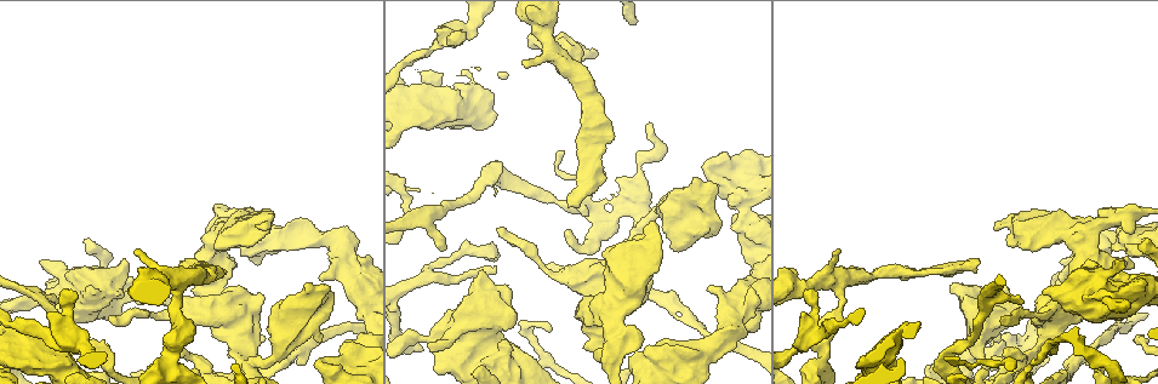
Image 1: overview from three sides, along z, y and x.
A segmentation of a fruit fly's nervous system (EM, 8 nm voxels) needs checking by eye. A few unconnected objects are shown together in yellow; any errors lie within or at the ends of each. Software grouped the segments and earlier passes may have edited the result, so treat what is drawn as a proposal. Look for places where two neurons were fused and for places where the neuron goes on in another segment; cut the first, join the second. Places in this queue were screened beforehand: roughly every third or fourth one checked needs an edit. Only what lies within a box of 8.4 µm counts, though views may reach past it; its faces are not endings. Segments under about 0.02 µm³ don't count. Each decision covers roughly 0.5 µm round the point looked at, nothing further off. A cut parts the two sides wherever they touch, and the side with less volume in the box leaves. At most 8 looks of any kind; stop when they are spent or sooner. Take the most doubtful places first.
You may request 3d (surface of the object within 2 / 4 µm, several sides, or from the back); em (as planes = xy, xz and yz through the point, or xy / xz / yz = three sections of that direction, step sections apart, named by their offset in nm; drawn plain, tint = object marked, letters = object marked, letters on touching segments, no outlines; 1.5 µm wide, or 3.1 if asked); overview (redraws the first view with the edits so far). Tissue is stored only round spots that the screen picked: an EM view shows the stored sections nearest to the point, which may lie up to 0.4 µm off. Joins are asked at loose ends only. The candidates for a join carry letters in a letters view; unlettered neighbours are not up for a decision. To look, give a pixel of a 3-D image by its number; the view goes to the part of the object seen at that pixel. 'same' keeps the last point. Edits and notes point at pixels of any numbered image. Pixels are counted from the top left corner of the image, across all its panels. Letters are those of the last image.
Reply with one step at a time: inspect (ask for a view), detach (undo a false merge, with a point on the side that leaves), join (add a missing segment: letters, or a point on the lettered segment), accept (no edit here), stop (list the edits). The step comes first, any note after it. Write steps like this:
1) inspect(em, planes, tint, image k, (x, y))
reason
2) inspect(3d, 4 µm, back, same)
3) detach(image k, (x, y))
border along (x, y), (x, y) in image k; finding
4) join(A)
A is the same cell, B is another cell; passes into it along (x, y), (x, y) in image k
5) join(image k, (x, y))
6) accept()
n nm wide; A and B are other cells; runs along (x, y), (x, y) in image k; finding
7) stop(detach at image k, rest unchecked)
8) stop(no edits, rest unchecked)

inspect(3d, 2 µm, image 1, (180, 262))
branch stops here

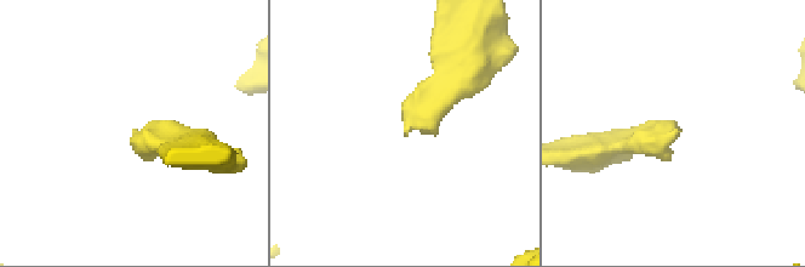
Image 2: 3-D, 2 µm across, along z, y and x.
inspect(em, yz, step 4, tint, image 2, (136, 134))
shape alone is not enough

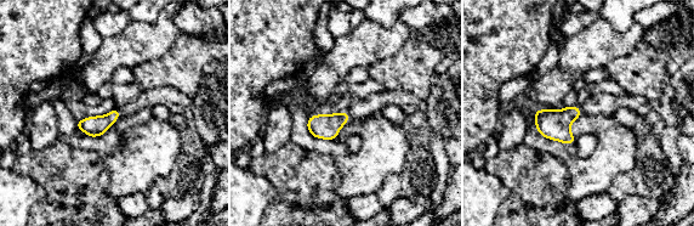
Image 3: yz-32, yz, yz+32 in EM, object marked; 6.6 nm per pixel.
inspect(em, planes, letters, same)

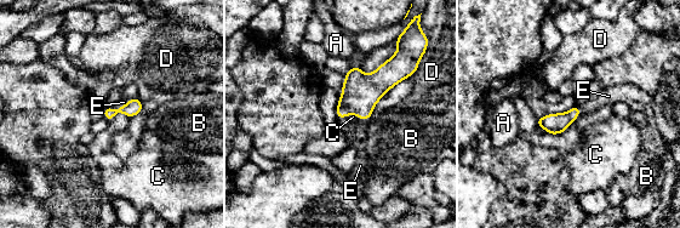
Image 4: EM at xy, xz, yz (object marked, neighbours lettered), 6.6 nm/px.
join(E)
E is the same cell, A, B, C and D are other cells; passes into it along (133, 107), (119, 107), (124, 102) in image 4; it goes on there

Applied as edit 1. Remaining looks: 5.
inspect(overview)
redraw

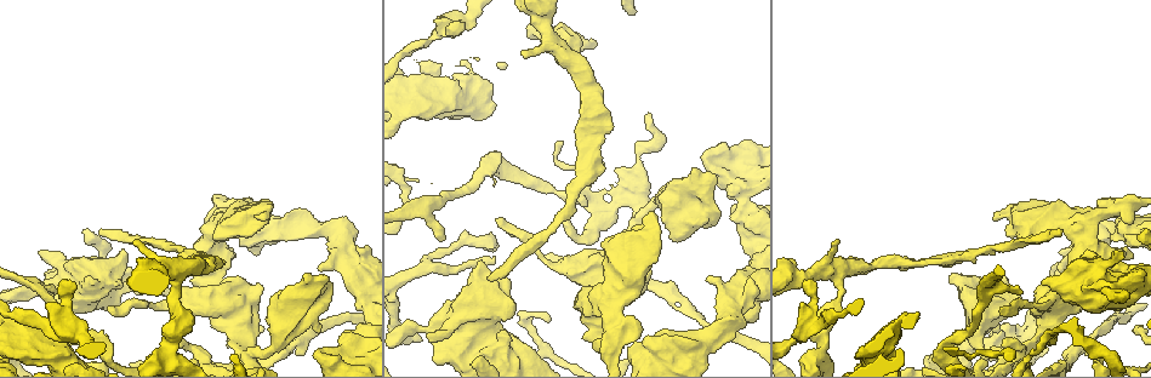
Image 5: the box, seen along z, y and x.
inspect(3d, 4 µm, image 5, (354, 346))
sharp bend

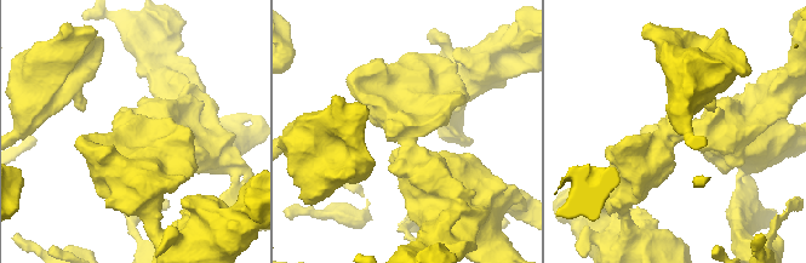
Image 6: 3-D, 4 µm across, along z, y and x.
inspect(em, xy, step 8, tint, image 6, (410, 136))
need the tissue

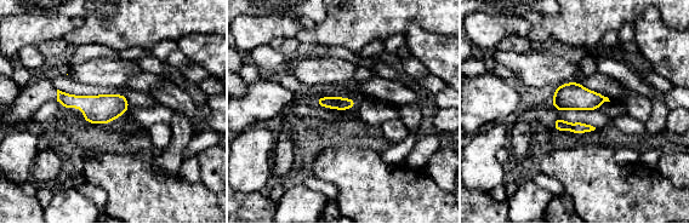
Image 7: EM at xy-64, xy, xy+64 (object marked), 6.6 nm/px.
inspect(em, yz, step 8, letters, same)

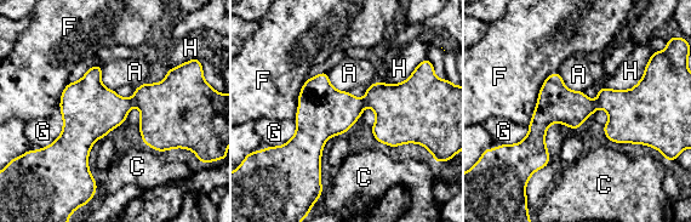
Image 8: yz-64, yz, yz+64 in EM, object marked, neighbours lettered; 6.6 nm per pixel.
accept()
F touches over 420 nm; A, C, F, G and H are other cells; runs along (420, 104), (361, 102), (285, 147) in image 8; all the same neuron

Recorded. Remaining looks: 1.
stop(join at image 4, rest unchecked)

